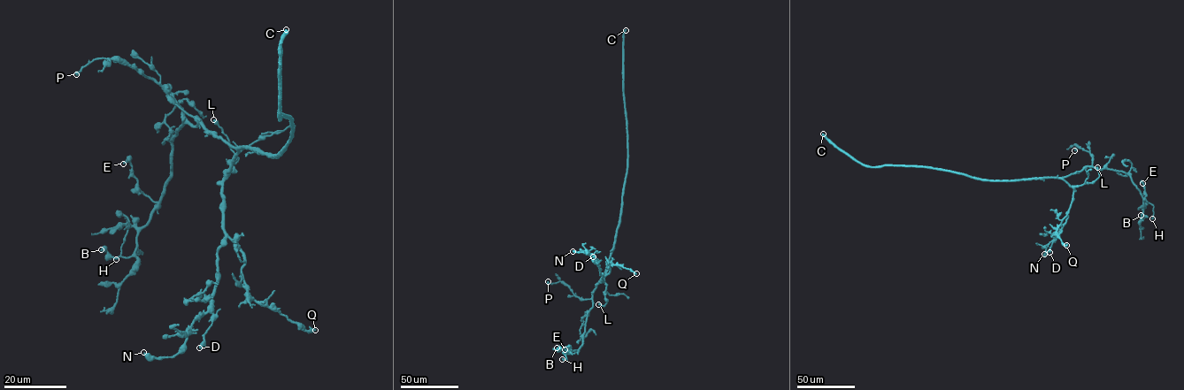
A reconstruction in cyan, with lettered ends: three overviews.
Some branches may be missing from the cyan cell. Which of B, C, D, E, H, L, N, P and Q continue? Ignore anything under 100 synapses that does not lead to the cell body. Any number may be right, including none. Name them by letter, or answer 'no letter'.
C

